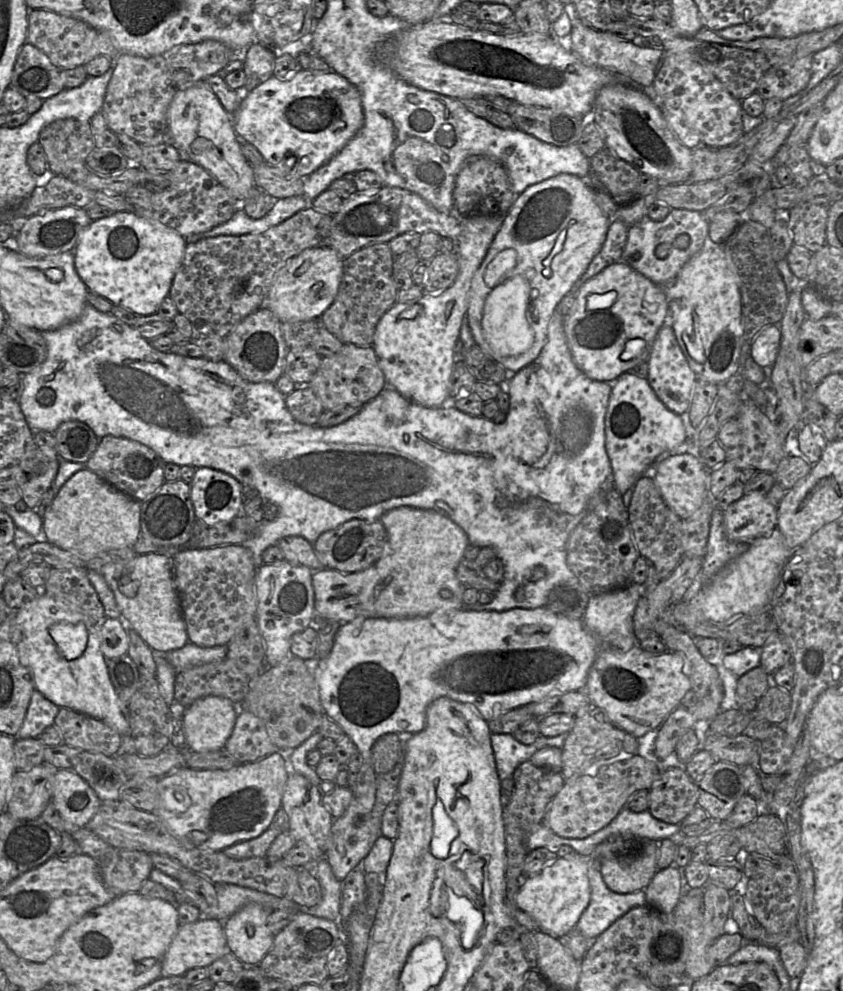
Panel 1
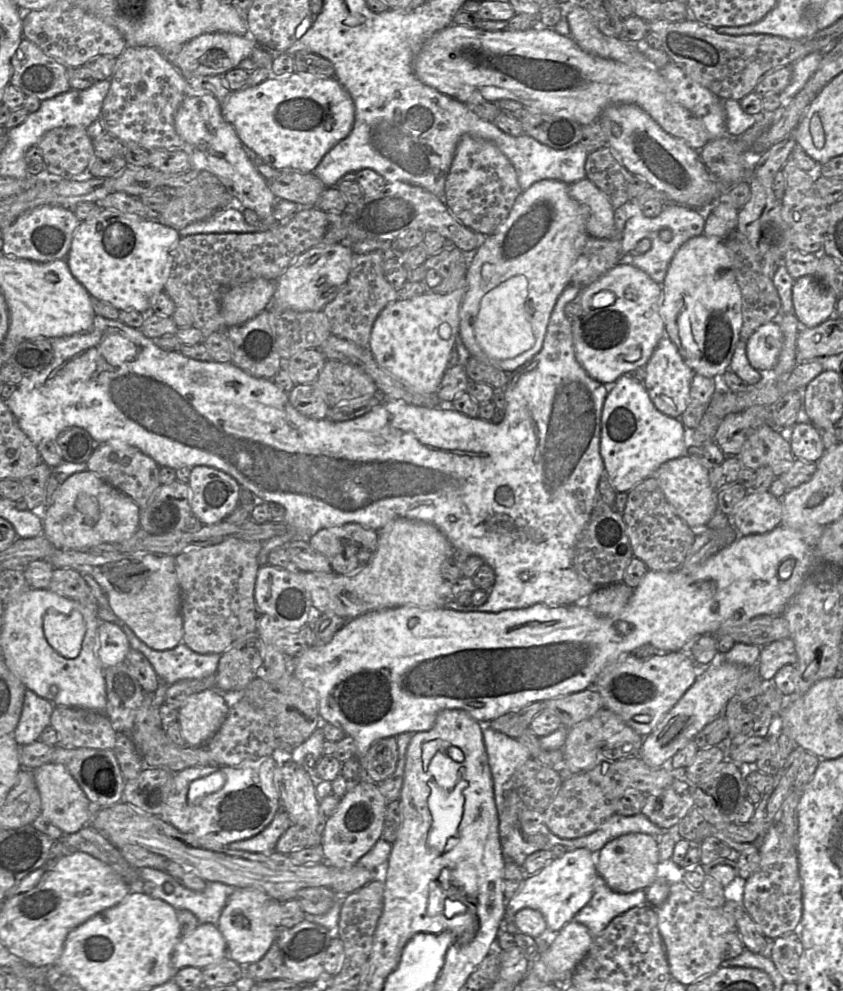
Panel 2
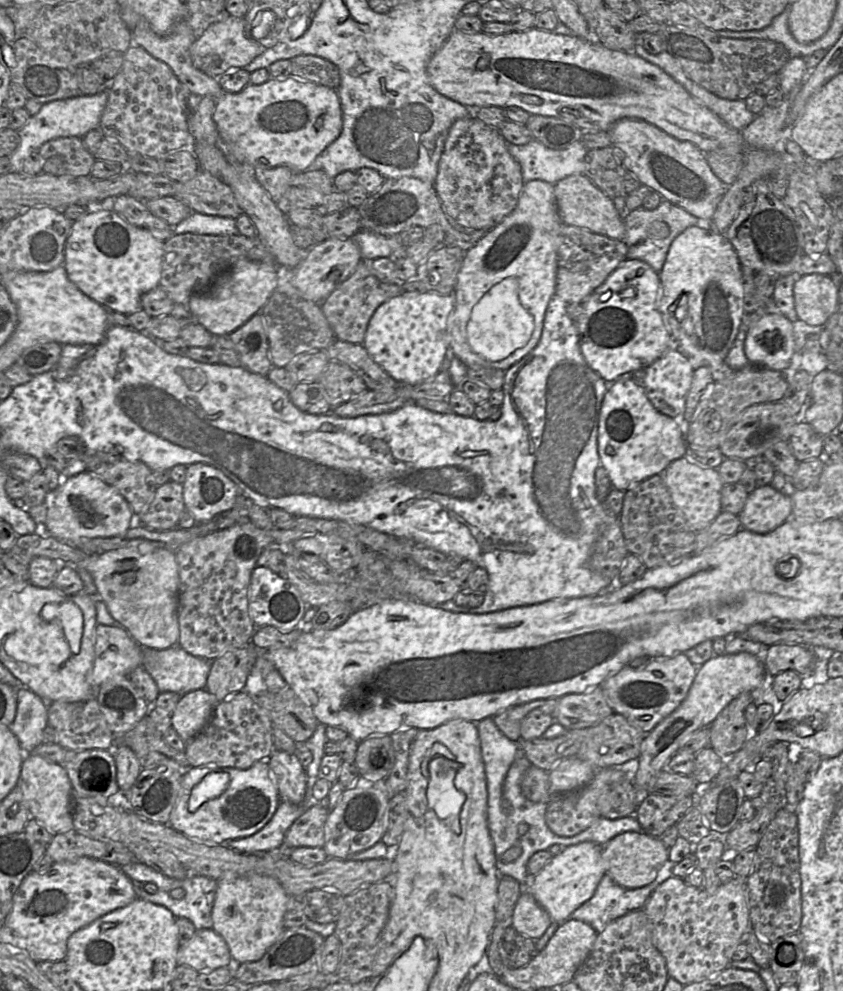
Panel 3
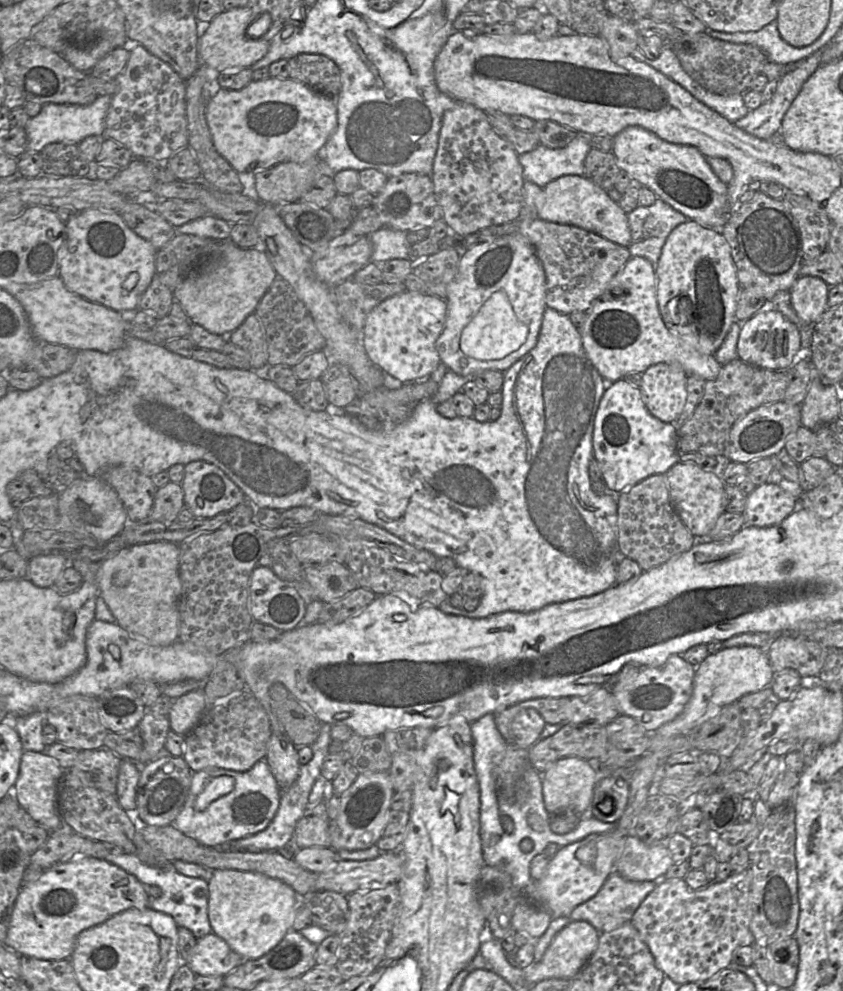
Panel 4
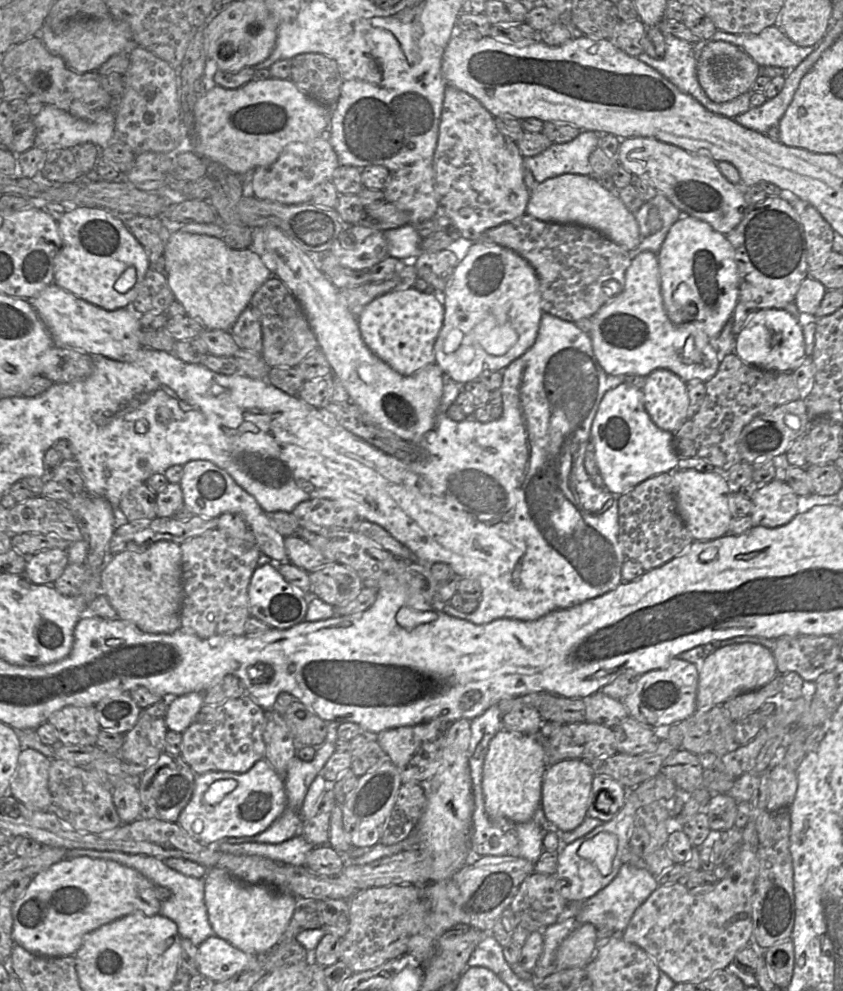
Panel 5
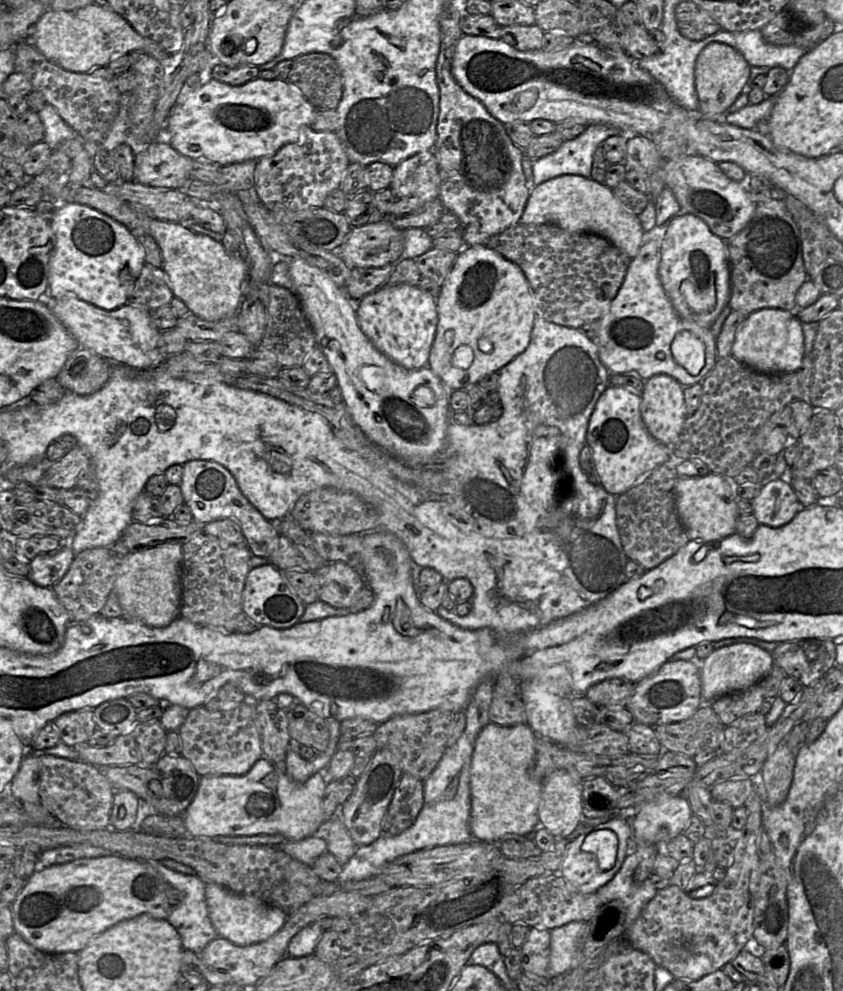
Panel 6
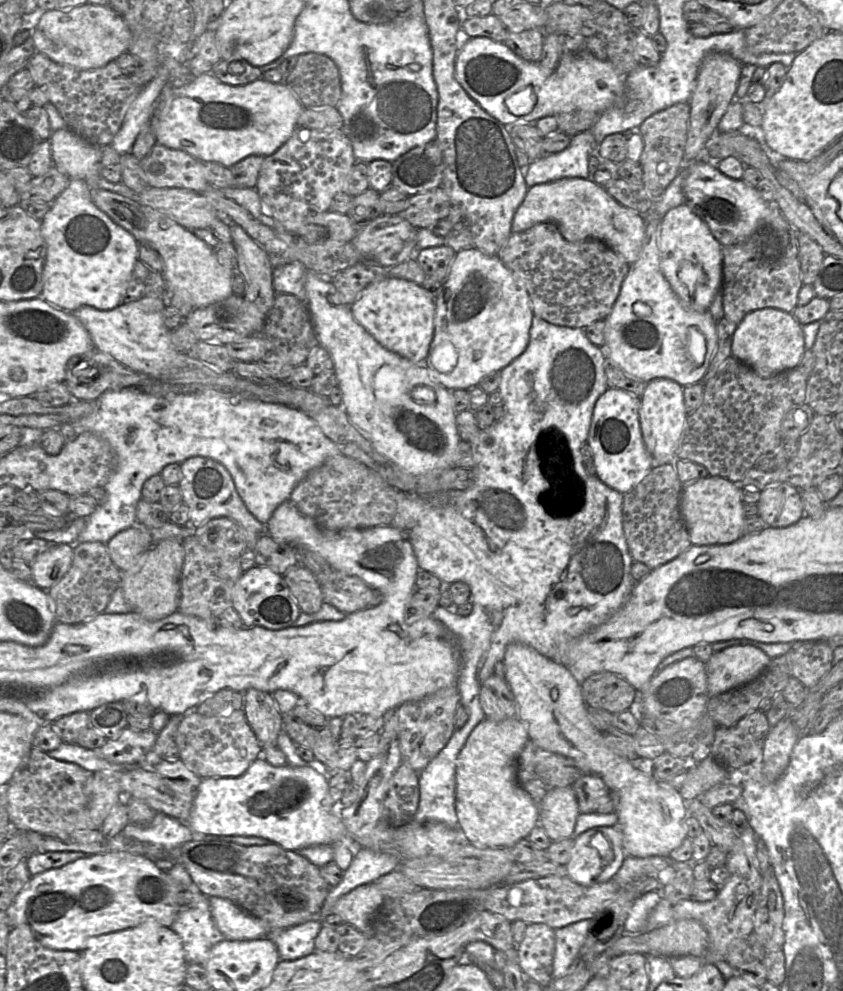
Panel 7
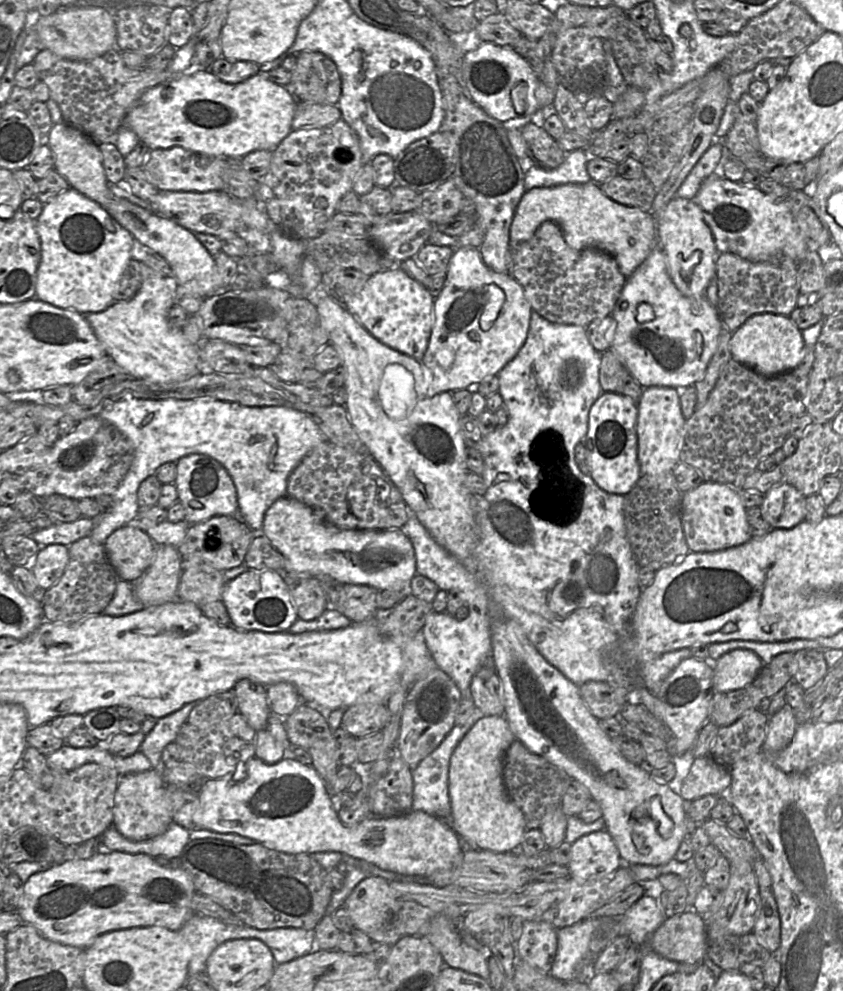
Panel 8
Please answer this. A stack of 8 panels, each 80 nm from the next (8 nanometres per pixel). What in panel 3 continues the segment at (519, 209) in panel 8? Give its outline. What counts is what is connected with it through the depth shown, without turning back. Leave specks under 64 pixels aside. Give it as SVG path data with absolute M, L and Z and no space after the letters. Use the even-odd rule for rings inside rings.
M584 174L565 177L554 184L558 213L563 224L577 226L591 232L622 240L625 237L625 222L619 216L613 200L600 190Z

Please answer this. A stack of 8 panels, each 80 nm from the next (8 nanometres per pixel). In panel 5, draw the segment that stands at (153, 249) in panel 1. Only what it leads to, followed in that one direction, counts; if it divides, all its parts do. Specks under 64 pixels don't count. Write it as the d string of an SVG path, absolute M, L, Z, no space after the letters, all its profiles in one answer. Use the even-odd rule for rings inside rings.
M100 208L68 209L58 221L58 229L62 245L54 259L53 283L107 311L132 309L150 262L119 215Z

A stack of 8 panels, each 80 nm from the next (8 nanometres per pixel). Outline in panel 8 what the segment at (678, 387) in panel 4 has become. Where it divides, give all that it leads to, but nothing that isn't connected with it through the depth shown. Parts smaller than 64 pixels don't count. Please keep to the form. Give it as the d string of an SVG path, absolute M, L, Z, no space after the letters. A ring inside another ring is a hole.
M662 386L644 388L637 405L638 460L641 475L672 472L681 461L685 439L686 419L681 411L680 391L676 388Z

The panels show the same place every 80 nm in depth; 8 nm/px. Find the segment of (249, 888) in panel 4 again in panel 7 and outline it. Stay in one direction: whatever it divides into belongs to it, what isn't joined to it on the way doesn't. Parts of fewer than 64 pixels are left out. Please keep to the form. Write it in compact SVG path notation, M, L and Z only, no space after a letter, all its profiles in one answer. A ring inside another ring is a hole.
M210 897L209 906L217 928L228 940L253 940L267 937L270 933L264 921L227 899Z

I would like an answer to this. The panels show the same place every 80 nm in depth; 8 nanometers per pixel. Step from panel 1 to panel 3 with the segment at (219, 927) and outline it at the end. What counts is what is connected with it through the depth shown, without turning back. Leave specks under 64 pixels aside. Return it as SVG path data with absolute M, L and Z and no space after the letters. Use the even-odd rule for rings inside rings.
M213 928L196 930L191 939L179 945L177 964L189 966L199 973L233 965L225 940Z

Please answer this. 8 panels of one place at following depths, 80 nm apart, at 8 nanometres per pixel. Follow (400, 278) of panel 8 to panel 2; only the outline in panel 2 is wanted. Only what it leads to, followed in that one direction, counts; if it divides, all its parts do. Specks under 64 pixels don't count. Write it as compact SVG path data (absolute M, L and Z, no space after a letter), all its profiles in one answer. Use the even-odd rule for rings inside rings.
M465 285L448 294L423 293L388 304L376 318L368 349L377 364L412 390L435 396L459 337L459 311Z

